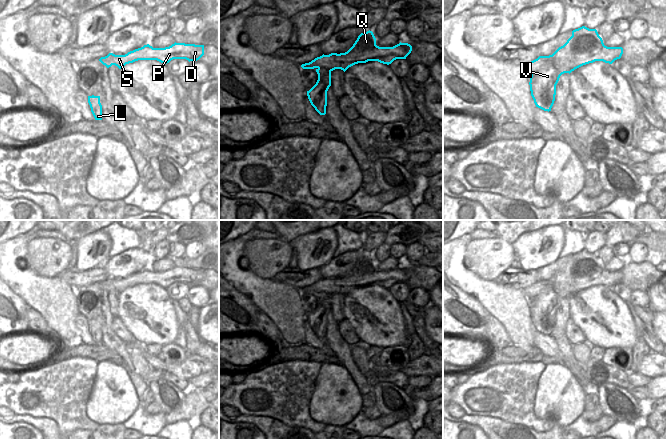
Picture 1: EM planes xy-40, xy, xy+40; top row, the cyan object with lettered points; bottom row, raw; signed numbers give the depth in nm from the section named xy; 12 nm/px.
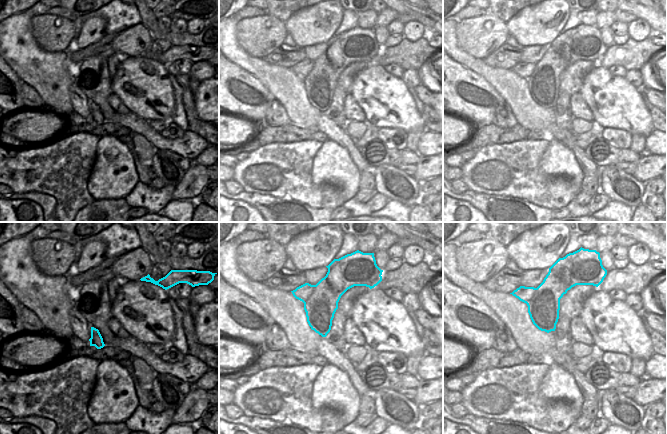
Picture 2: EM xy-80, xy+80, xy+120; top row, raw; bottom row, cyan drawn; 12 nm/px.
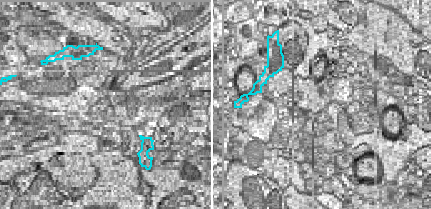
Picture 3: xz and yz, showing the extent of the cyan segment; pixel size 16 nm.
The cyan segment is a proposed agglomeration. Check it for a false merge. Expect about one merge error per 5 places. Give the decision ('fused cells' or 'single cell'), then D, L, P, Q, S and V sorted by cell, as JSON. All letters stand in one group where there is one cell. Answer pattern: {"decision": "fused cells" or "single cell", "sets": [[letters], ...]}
{"decision": "fused cells", "sets": [["D", "P", "S"], ["L", "Q", "V"]]}

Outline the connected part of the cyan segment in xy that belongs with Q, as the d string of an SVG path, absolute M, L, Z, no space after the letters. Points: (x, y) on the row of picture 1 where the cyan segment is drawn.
M369 30L361 33L353 46L347 52L340 53L340 55L347 55L351 52L361 52L370 48L375 48L376 46L376 38L373 32Z

